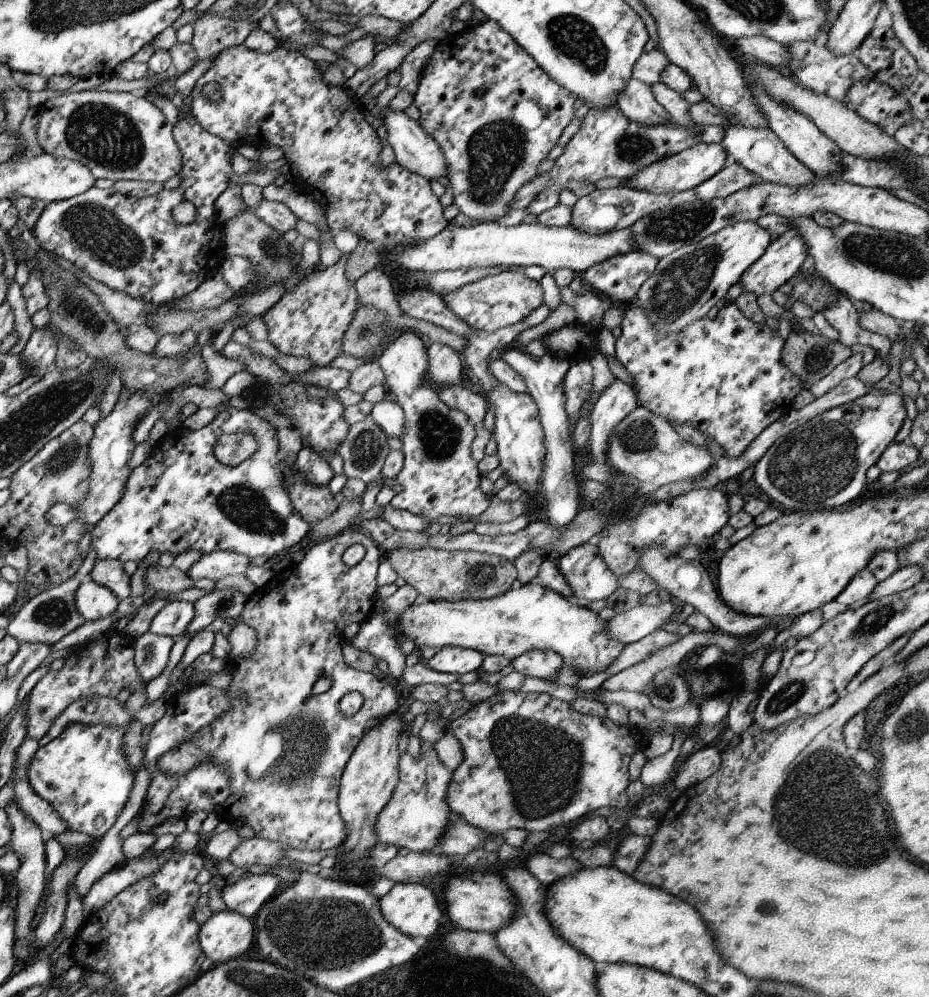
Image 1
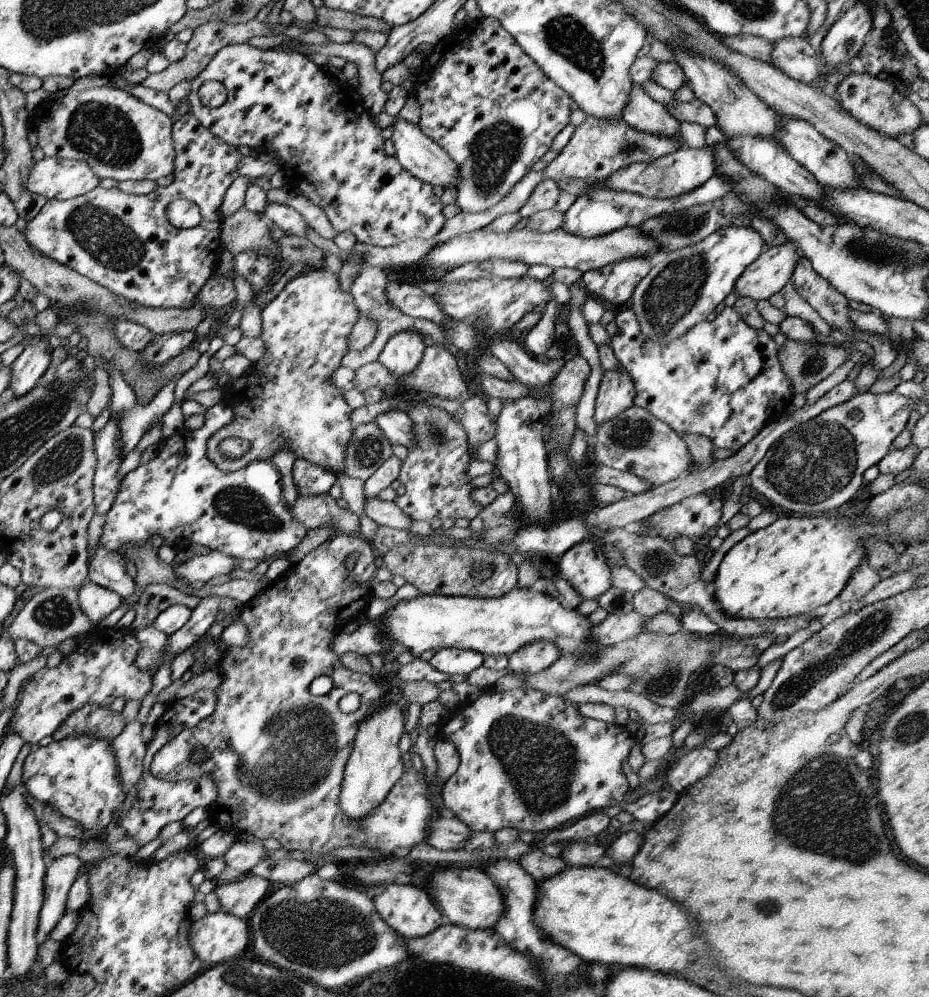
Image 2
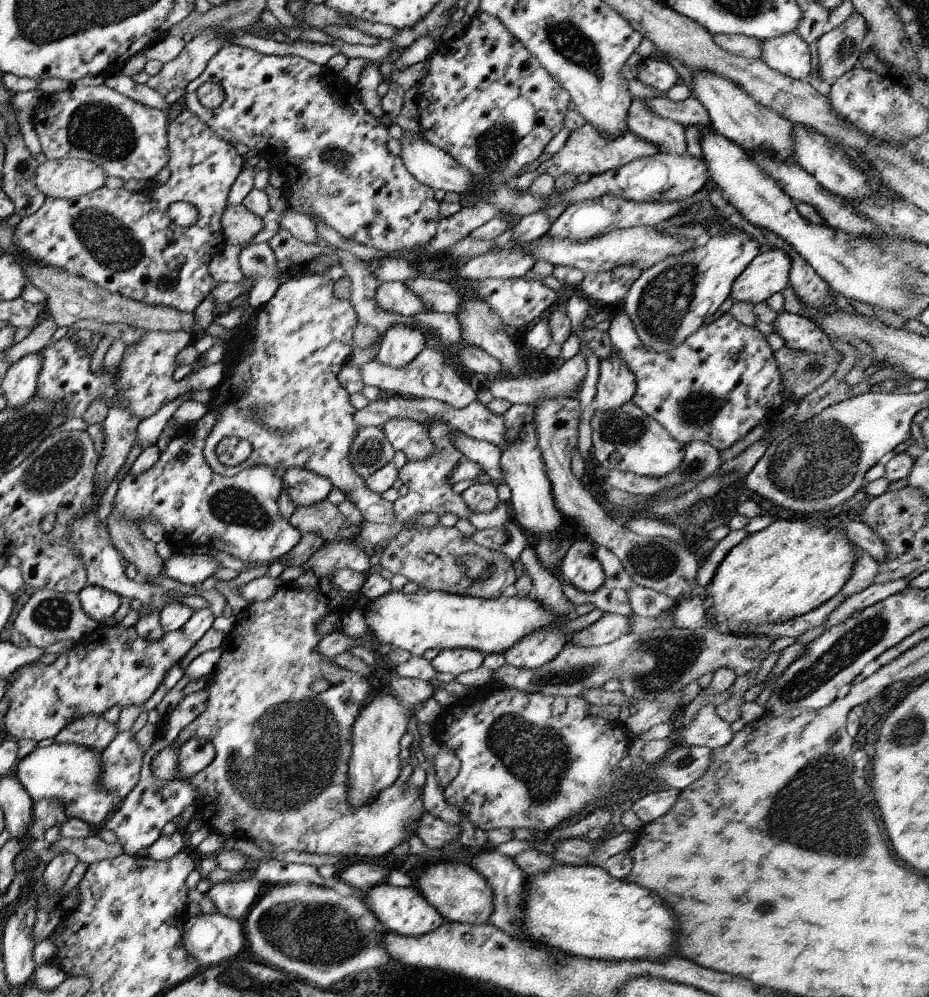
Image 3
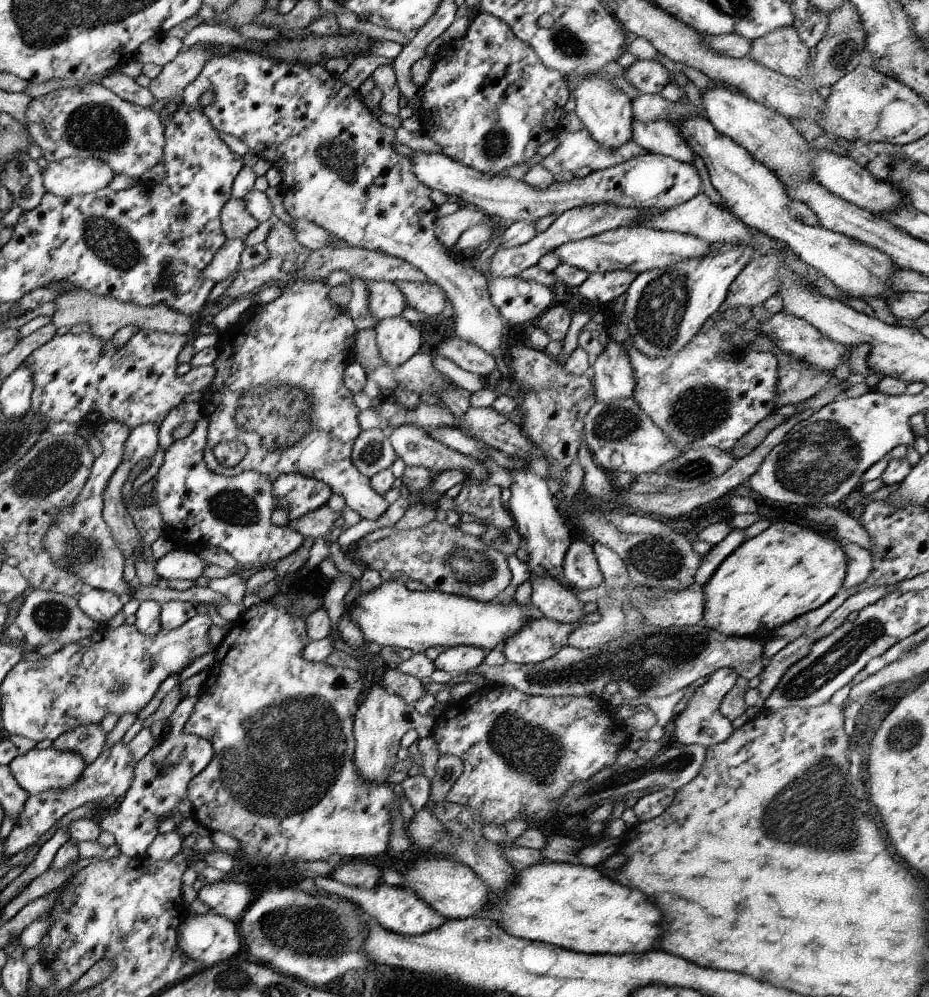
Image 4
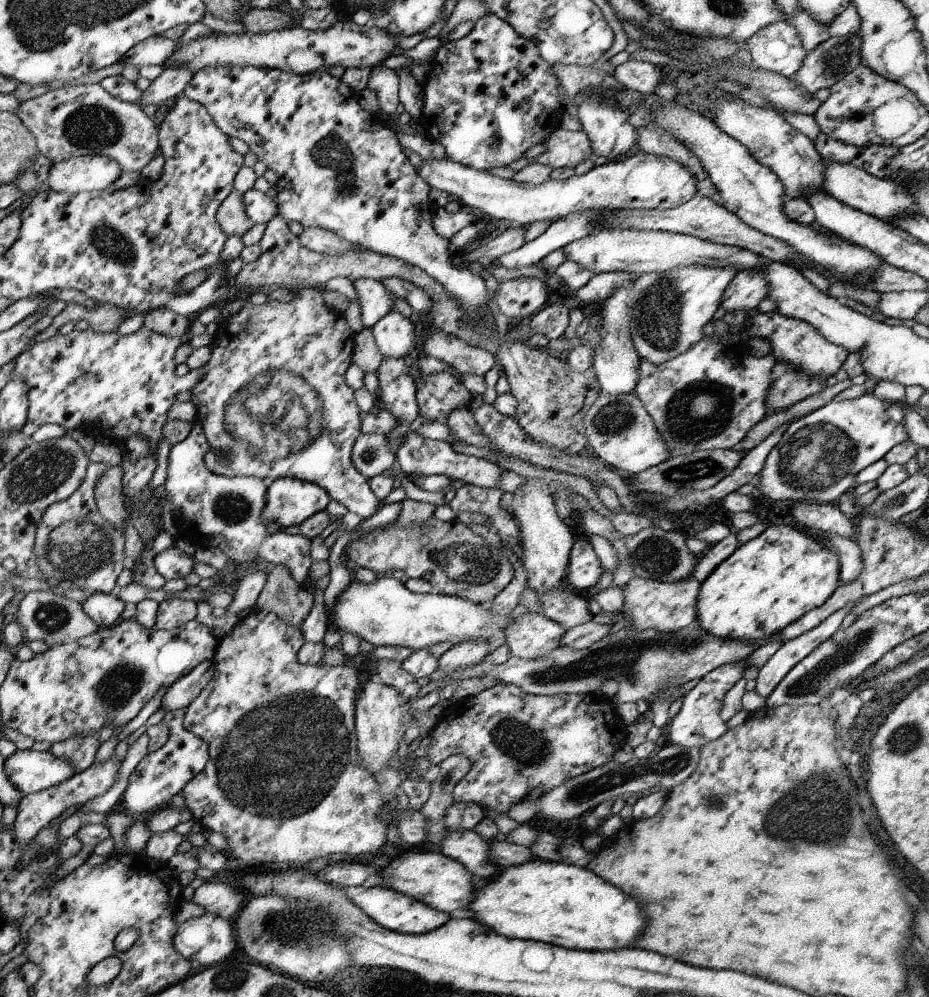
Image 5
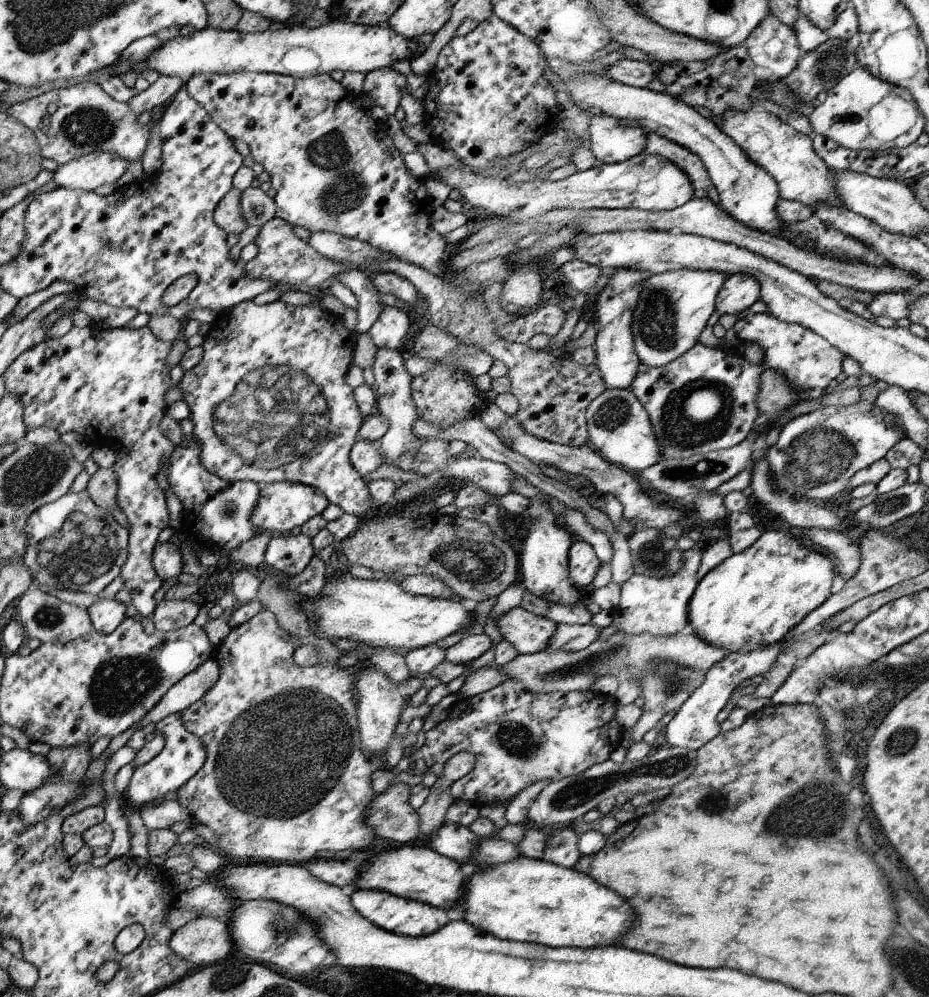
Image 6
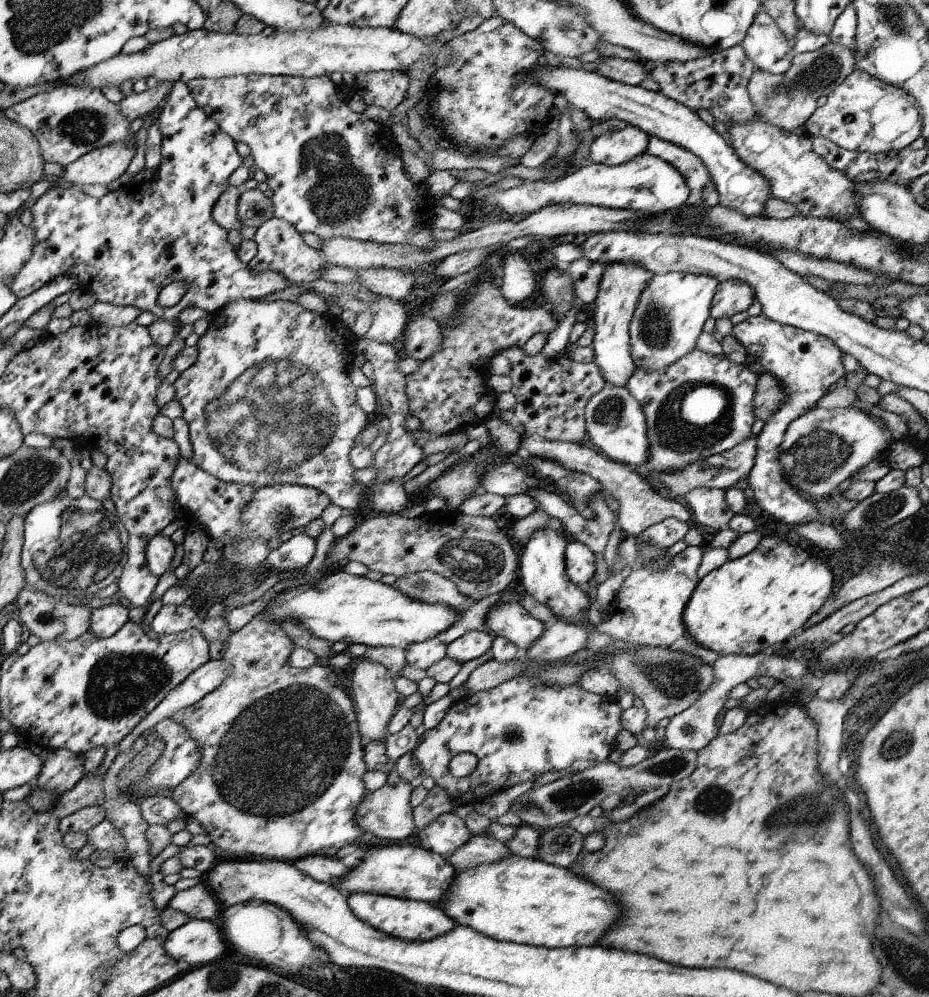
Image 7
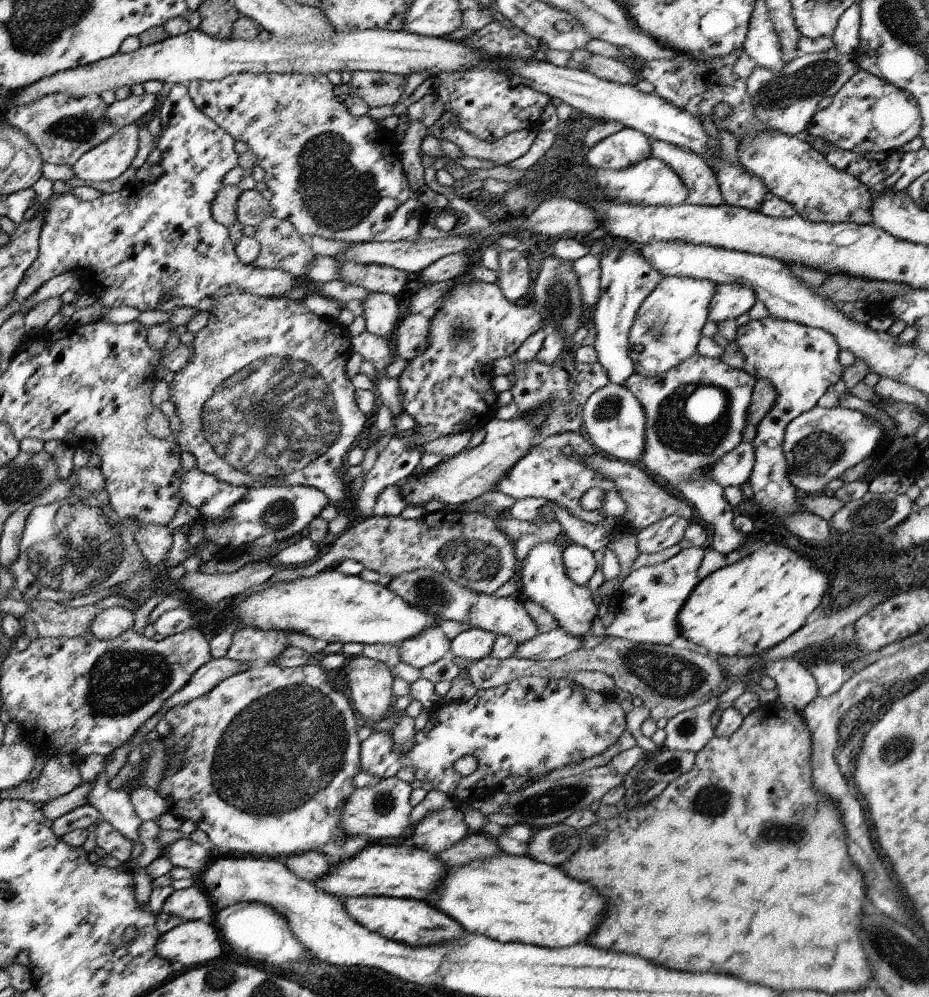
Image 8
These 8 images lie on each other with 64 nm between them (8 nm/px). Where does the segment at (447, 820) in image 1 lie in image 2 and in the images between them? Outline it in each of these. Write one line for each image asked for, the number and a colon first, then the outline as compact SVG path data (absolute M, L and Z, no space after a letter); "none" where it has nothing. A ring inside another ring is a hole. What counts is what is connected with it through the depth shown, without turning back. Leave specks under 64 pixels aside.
2: M337 532L333 538L325 540L321 546L317 546L315 550L311 550L299 564L291 566L285 574L281 574L281 576L275 578L273 582L269 580L269 584L267 584L267 588L265 588L265 592L263 592L261 596L257 596L255 600L249 600L247 604L241 606L241 612L239 612L237 618L245 624L245 628L249 630L251 638L249 638L249 644L245 644L245 648L227 648L227 650L221 654L221 658L219 658L219 664L217 664L217 666L219 666L219 672L221 672L221 676L223 676L223 682L221 682L221 686L215 690L215 702L217 702L217 704L215 704L215 712L213 712L209 718L201 720L195 728L183 730L181 734L177 734L175 740L171 740L169 744L165 744L165 746L153 756L153 764L151 764L153 776L159 778L159 780L167 780L167 782L183 782L183 780L197 780L197 778L201 778L201 776L211 776L211 778L215 780L215 784L217 784L219 794L217 794L217 800L215 800L209 808L205 808L205 814L207 814L207 818L211 818L211 824L213 824L215 828L225 830L225 832L233 832L237 838L255 838L255 840L273 838L273 840L277 840L277 842L281 844L281 848L287 850L287 852L299 850L301 854L323 854L323 856L325 856L325 852L335 850L335 848L339 848L339 846L367 846L367 848L373 848L373 850L379 850L379 852L393 852L395 848L409 848L409 850L411 850L413 846L417 846L417 844L421 844L421 842L427 844L427 836L429 836L429 832L431 832L431 826L441 818L441 814L437 812L437 806L431 804L431 800L429 800L429 790L431 790L433 786L441 786L441 790L443 790L445 780L439 778L437 772L435 772L435 780L433 780L433 782L427 782L427 780L425 780L425 766L423 766L423 764L421 764L419 768L415 768L413 764L411 764L409 768L405 768L403 774L401 774L401 778L399 778L399 782L397 782L397 784L391 788L391 792L387 794L385 802L379 804L379 808L373 810L365 820L355 822L355 820L347 818L347 816L341 812L341 808L339 808L339 794L341 794L341 792L339 792L339 786L341 786L341 780L343 780L345 764L347 764L347 760L349 760L349 756L351 756L351 750L353 750L353 740L355 740L355 736L357 736L357 726L359 726L365 718L369 718L373 712L377 712L379 708L385 706L385 692L383 692L381 684L373 682L373 678L371 678L369 674L355 674L355 672L351 672L349 668L345 668L345 666L341 664L341 656L333 652L333 640L335 640L335 636L341 632L341 628L343 628L345 624L355 622L355 620L359 620L361 616L365 616L365 608L367 608L367 604L369 604L369 600L371 600L371 596L373 596L373 594L371 594L371 592L373 592L373 578L375 578L375 572L377 572L379 564L381 564L381 562L379 562L379 556L375 554L371 542L367 542L367 540L365 540L363 536L359 536L359 534ZM353 550L359 552L359 560L355 562L355 566L351 568L351 572L347 572L347 568L343 566L343 558L349 556L349 552L353 552ZM321 674L325 674L325 676L329 676L329 678L333 680L333 688L331 688L325 696L311 696L311 694L309 694L309 684L311 684L313 678L317 678L317 676L321 676ZM349 692L357 692L357 694L361 696L361 706L359 706L357 712L353 712L353 714L341 714L339 708L337 708L337 700L339 700L343 694L349 694Z

